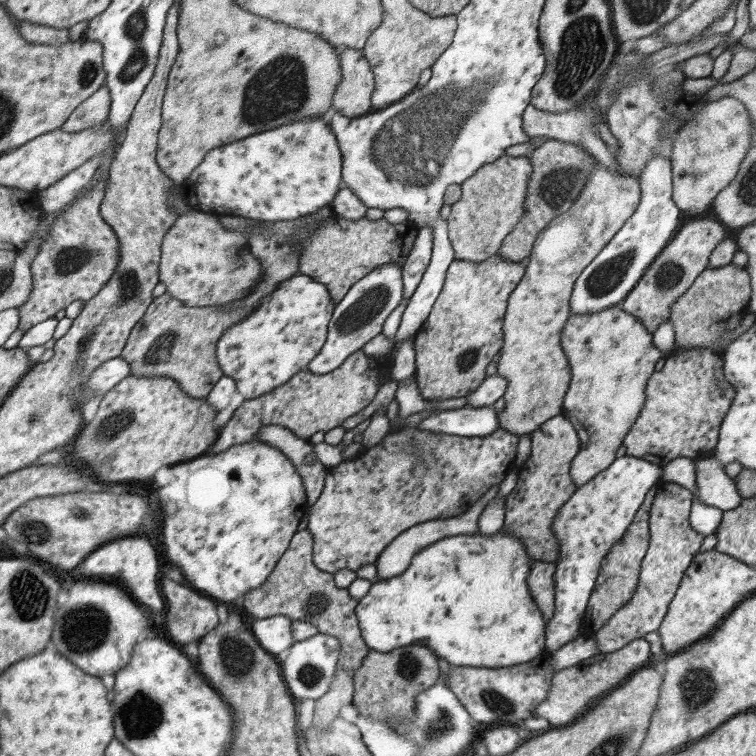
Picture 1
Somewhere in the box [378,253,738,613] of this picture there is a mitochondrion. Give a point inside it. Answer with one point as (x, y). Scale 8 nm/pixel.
(670, 275)

